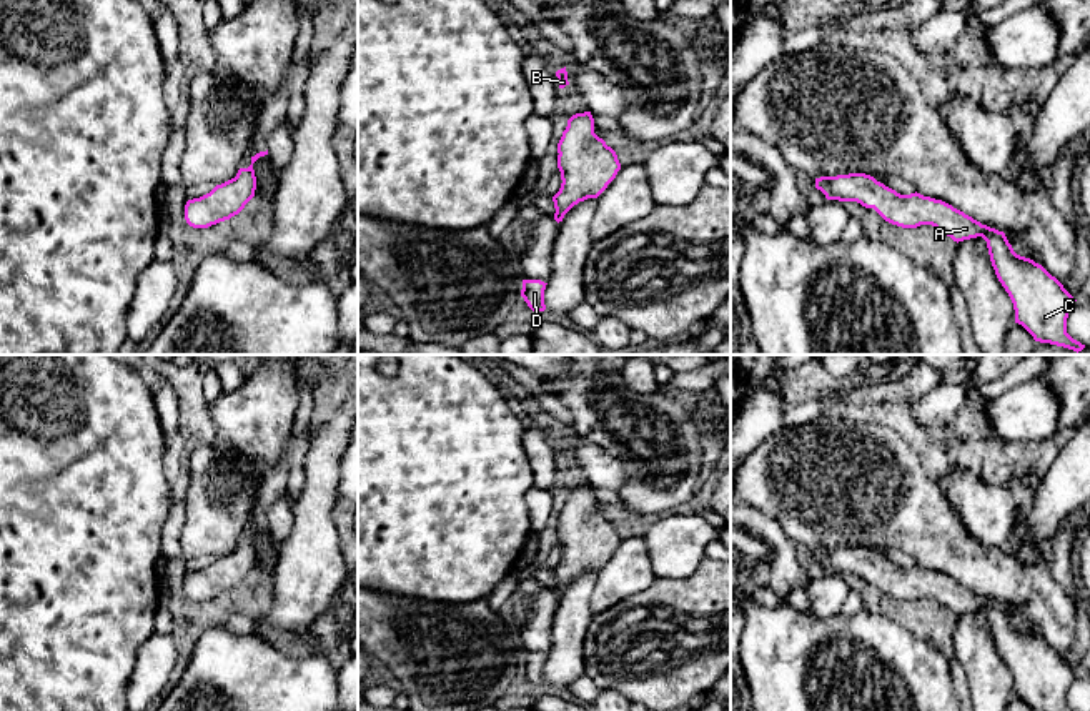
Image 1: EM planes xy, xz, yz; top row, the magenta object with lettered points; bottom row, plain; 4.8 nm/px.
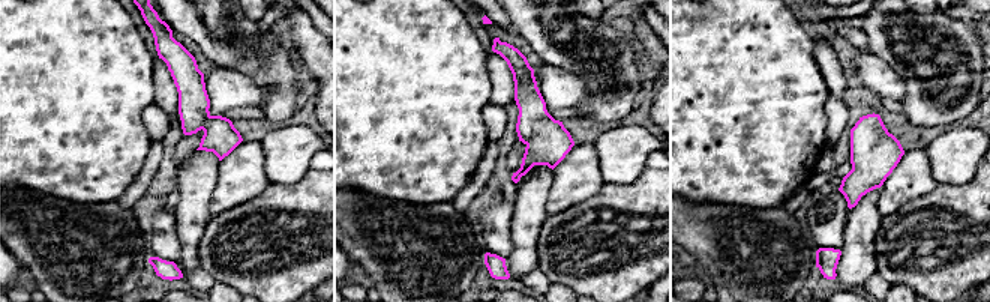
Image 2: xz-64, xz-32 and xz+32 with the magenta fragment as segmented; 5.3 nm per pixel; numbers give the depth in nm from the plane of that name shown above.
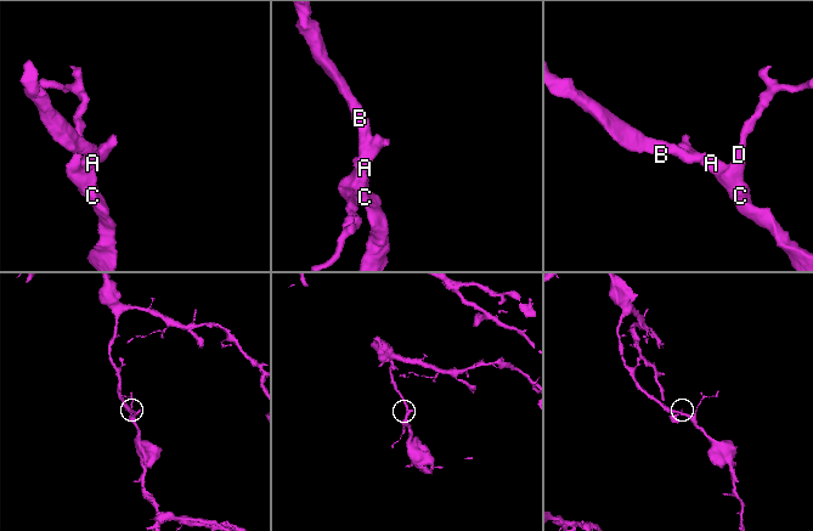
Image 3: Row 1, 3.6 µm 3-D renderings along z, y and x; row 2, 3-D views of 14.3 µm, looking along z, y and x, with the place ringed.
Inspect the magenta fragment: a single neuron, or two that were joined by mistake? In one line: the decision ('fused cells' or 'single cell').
single cell

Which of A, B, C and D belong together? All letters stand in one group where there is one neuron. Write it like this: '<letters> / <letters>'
A B C D

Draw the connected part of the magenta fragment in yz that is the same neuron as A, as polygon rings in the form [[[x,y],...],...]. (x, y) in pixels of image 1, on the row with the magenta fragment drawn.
[[[865,173],[820,177],[815,188],[827,200],[874,208],[885,221],[902,228],[932,225],[957,243],[982,236],[995,275],[1013,303],[1015,323],[1035,341],[1077,353],[1085,348],[1067,333],[1067,318],[1077,300],[1042,265],[1017,255],[1003,231],[982,225],[942,200],[917,191],[900,195]]]

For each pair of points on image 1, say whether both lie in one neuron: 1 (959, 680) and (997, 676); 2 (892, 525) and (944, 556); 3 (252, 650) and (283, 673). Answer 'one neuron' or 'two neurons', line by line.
1: two neurons
2: one neuron
3: one neuron

